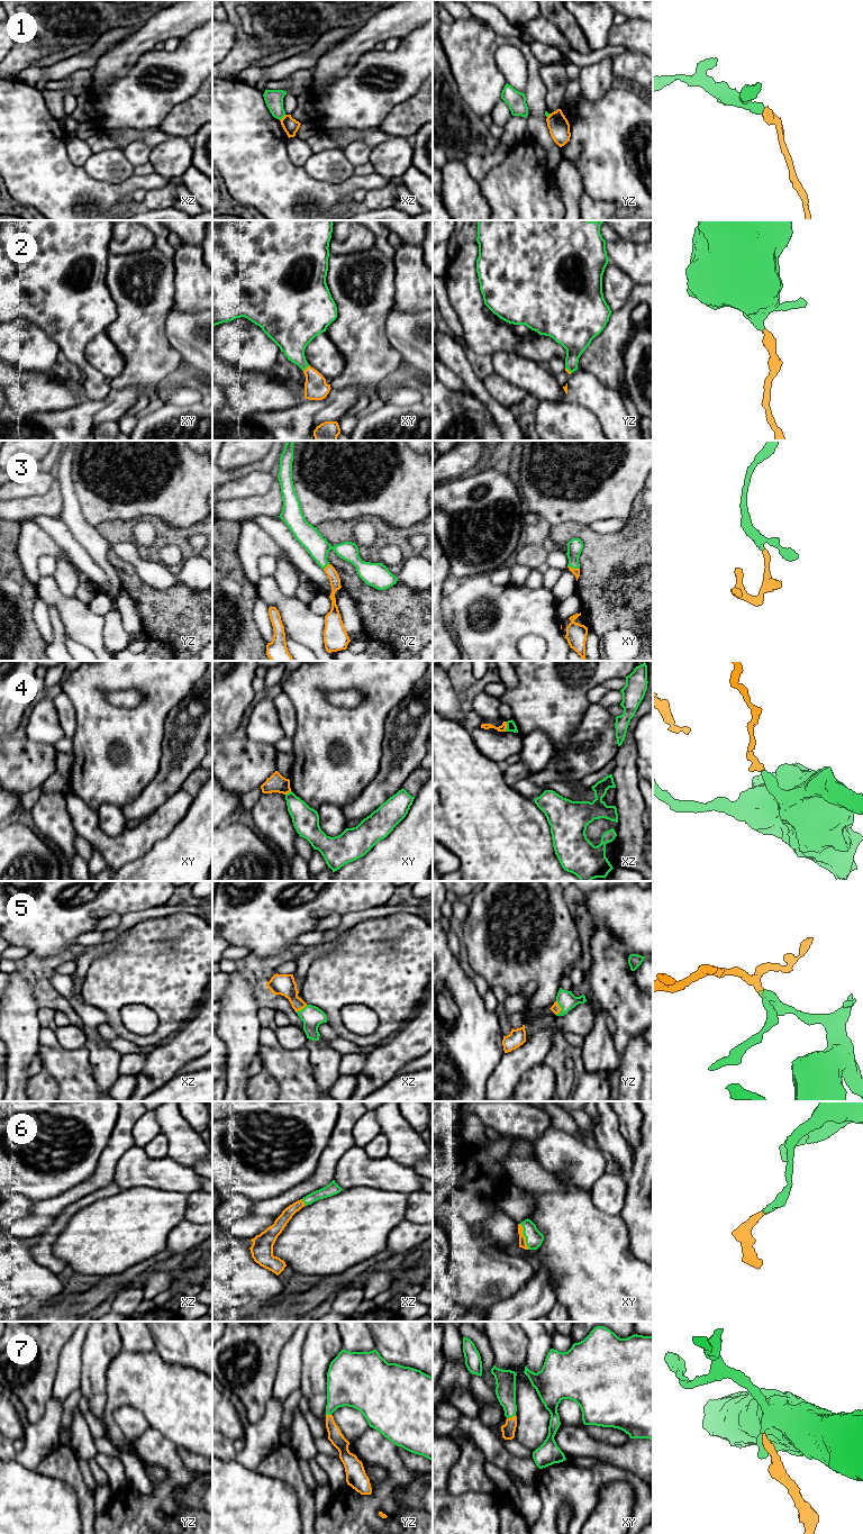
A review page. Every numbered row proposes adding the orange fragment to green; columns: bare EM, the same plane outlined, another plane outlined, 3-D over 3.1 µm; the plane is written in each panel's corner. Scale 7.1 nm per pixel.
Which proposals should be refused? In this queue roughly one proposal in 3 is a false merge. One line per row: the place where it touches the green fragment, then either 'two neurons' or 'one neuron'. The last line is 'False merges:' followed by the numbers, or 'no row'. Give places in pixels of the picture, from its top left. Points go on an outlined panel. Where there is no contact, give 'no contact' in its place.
1: xz (282, 117) | two neurons
2: xy (306, 368) | one neuron
3: xy (573, 568) | one neuron
4: xz (507, 726) | two neurons
5: yz (561, 1007) | one neuron
6: xy (524, 1235) | one neuron
7: xy (510, 1417) | one neuron
False merges: 1, 4

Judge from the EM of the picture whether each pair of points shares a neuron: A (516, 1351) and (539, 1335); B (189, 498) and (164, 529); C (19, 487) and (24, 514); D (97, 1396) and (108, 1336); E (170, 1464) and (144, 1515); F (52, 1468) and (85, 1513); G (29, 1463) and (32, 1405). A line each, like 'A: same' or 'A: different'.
A: different
B: different
C: different
D: same
E: same
F: same
G: different

